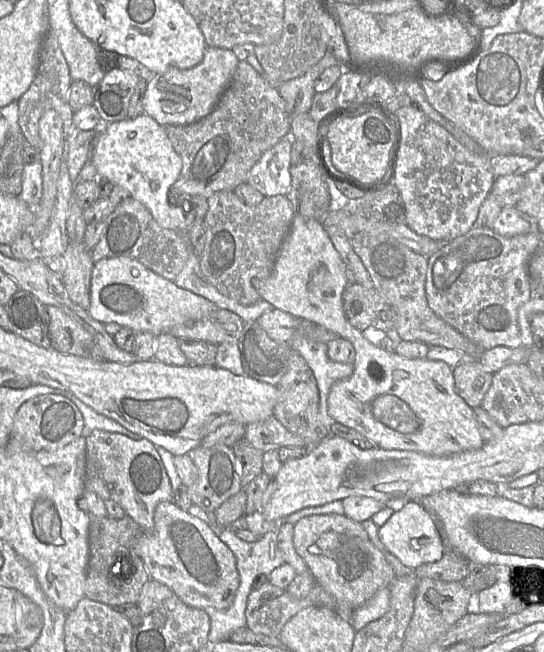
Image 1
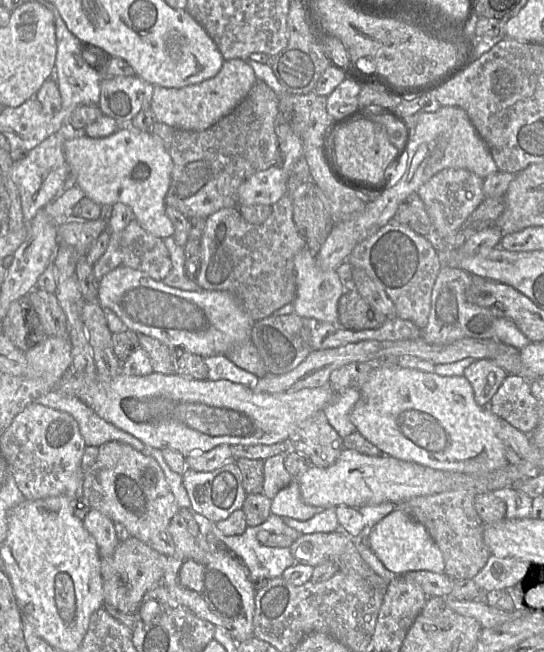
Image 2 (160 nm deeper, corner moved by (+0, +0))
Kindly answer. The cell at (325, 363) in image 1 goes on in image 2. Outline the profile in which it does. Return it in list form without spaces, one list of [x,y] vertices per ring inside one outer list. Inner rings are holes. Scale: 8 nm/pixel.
[[[346,388],[342,391],[335,391],[333,399],[323,410],[329,424],[343,439],[356,431],[350,420],[350,413],[359,397],[359,389]]]

